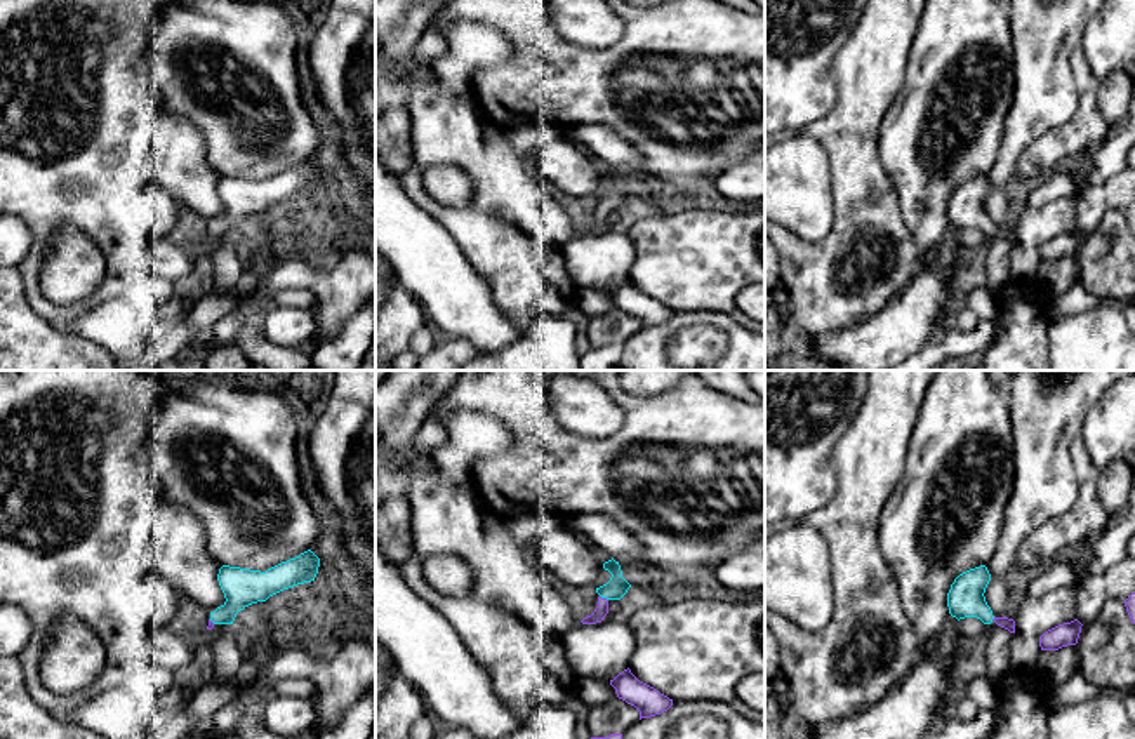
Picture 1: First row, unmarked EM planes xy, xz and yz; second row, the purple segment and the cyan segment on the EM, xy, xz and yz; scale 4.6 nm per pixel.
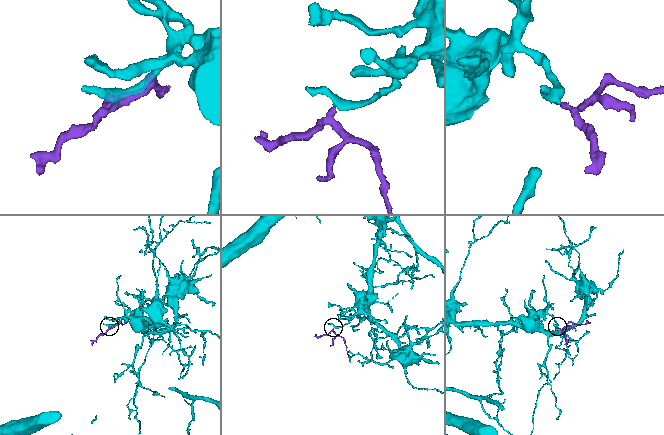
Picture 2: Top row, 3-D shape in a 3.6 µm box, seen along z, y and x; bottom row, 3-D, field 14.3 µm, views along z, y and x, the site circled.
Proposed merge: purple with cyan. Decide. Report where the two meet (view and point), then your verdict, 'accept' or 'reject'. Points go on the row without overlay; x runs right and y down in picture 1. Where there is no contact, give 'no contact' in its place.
xz (604, 209) | accept

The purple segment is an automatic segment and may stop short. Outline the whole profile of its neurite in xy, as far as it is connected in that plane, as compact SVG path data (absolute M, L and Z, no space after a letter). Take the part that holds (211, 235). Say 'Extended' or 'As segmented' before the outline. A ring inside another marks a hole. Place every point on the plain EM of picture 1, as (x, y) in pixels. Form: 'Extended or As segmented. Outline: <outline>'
Extended. Outline: M311 160L266 183L222 176L217 191L226 212L210 223L207 240L216 235L233 235L236 224L245 217L266 212L283 200L315 191L318 177L320 169Z

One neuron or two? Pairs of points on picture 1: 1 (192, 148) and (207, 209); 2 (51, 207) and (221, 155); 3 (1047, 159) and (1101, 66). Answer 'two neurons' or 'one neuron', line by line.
1: one neuron
2: two neurons
3: two neurons

